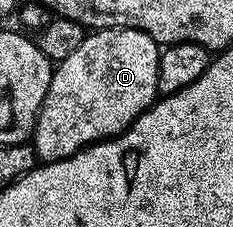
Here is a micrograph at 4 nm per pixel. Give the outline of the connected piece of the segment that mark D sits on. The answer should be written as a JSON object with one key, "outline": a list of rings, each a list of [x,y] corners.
{"outline":[[[117,28],[114,30],[92,30],[85,33],[80,47],[66,60],[55,63],[50,88],[42,100],[42,108],[36,117],[36,128],[32,131],[30,145],[41,163],[57,162],[93,142],[115,138],[131,126],[132,121],[143,110],[157,101],[158,60],[161,47],[146,32]]]}

